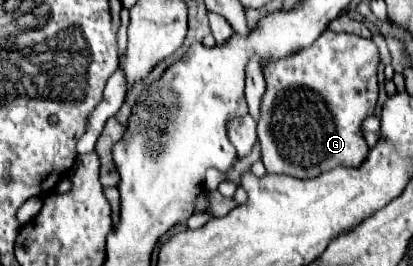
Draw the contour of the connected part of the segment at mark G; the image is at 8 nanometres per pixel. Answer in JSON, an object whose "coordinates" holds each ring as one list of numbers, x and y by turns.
{"coordinates":[[326,29,310,47,264,65,266,91,260,103,258,143,268,173,282,173,296,179,314,179,334,167,360,167,368,157,368,143,362,133,366,117,374,115,378,101,378,49,372,39]]}

